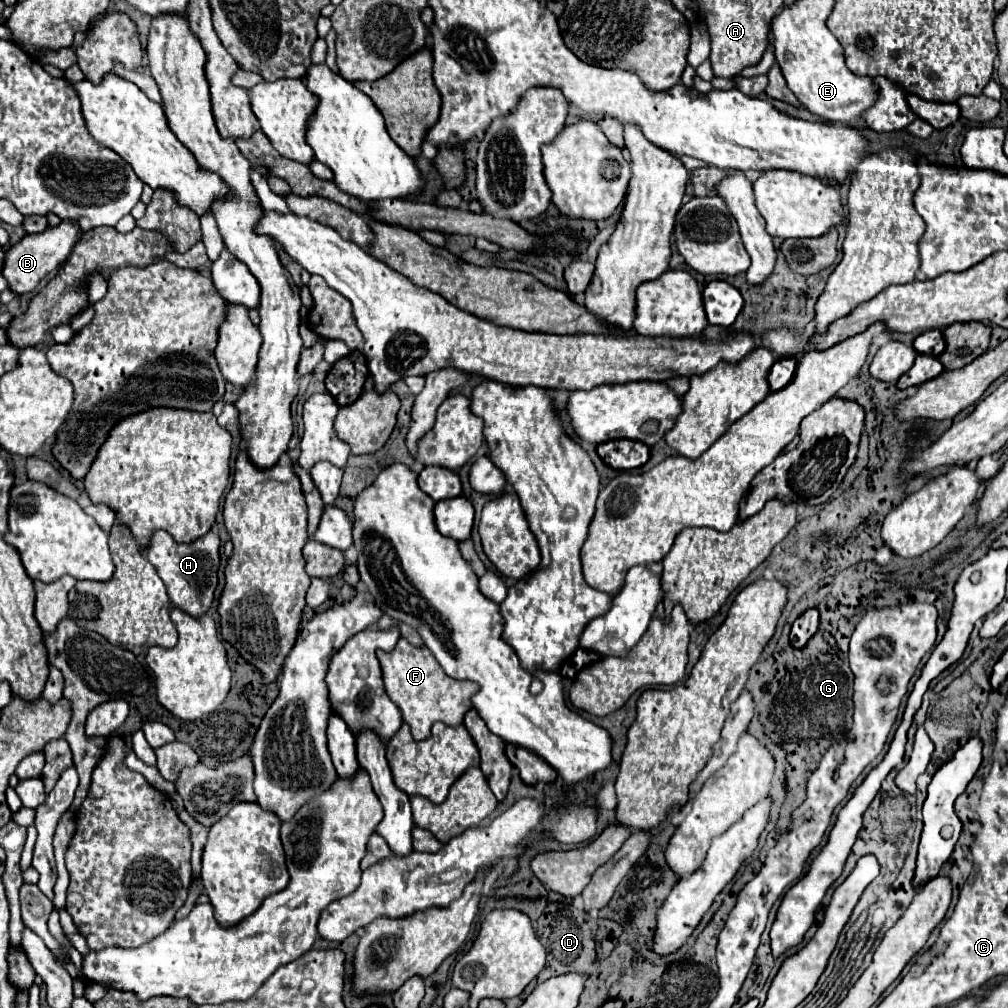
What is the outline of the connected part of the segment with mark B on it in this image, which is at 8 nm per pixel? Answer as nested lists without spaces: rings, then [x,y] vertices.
[[[61,222],[55,228],[47,228],[41,234],[27,234],[21,242],[5,250],[5,266],[3,266],[3,278],[9,284],[9,290],[15,294],[29,294],[37,288],[37,284],[55,270],[61,262],[65,262],[77,242],[77,226],[73,222]]]

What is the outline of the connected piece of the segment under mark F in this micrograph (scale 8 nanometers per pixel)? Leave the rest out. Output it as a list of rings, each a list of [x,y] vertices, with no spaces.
[[[405,638],[397,642],[397,646],[391,652],[379,652],[381,656],[381,668],[383,668],[383,680],[389,698],[399,706],[403,720],[409,724],[413,738],[425,740],[431,734],[431,726],[435,722],[443,722],[447,726],[459,726],[471,710],[471,696],[477,692],[477,684],[473,682],[461,682],[449,678],[439,662],[433,658],[433,654],[427,648],[415,648]]]

